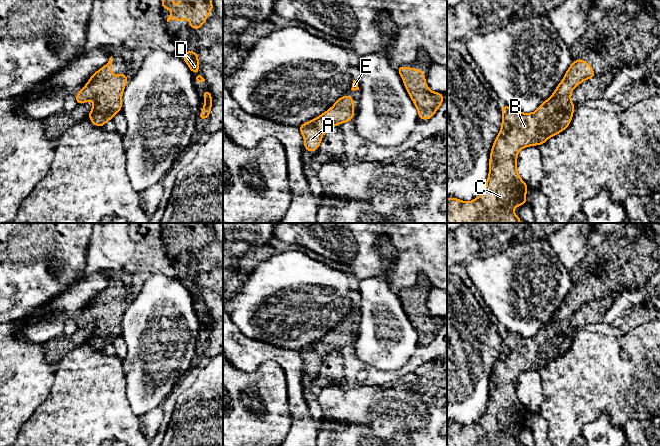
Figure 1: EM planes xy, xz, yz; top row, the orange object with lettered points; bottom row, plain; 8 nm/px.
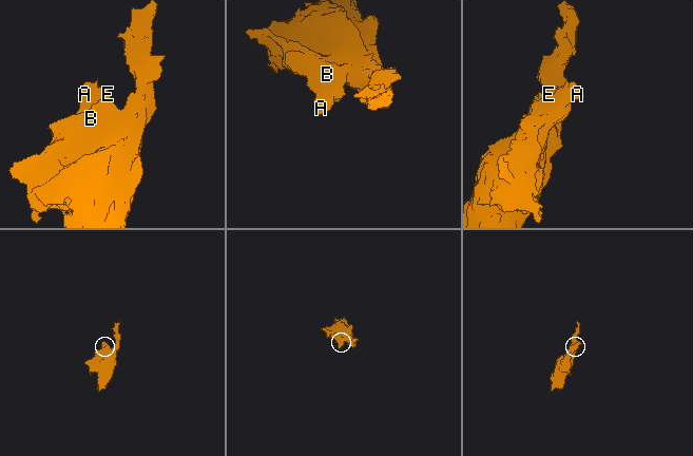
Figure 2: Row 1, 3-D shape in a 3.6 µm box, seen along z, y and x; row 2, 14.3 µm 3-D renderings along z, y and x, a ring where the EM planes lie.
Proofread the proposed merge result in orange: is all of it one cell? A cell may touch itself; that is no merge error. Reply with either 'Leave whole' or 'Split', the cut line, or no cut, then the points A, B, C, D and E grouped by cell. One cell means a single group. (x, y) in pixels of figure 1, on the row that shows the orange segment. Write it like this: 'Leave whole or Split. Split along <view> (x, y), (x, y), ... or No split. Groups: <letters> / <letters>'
Leave whole. No split. Groups: A B C D E

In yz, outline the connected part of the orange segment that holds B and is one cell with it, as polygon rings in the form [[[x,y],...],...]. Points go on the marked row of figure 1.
[[[585,59],[572,62],[564,78],[553,94],[533,113],[522,113],[517,109],[502,105],[502,124],[490,152],[489,175],[485,190],[474,200],[464,202],[457,198],[447,198],[447,223],[521,223],[521,218],[513,213],[516,206],[527,203],[528,185],[517,170],[517,156],[522,148],[543,145],[550,137],[564,131],[572,121],[576,109],[571,101],[571,93],[584,80],[595,77],[593,68]]]

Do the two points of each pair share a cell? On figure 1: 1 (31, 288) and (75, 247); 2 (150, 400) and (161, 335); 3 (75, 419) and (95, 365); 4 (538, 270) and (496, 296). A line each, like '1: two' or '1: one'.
1: one
2: one
3: one
4: one

